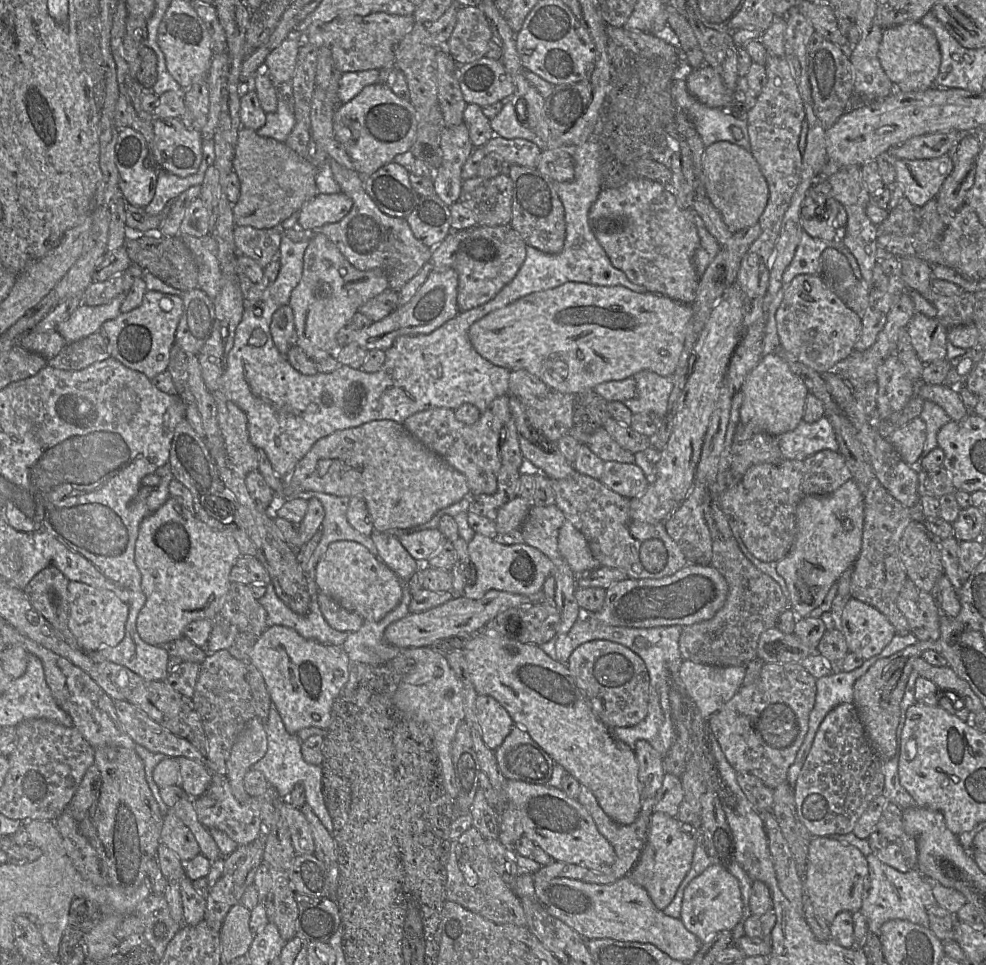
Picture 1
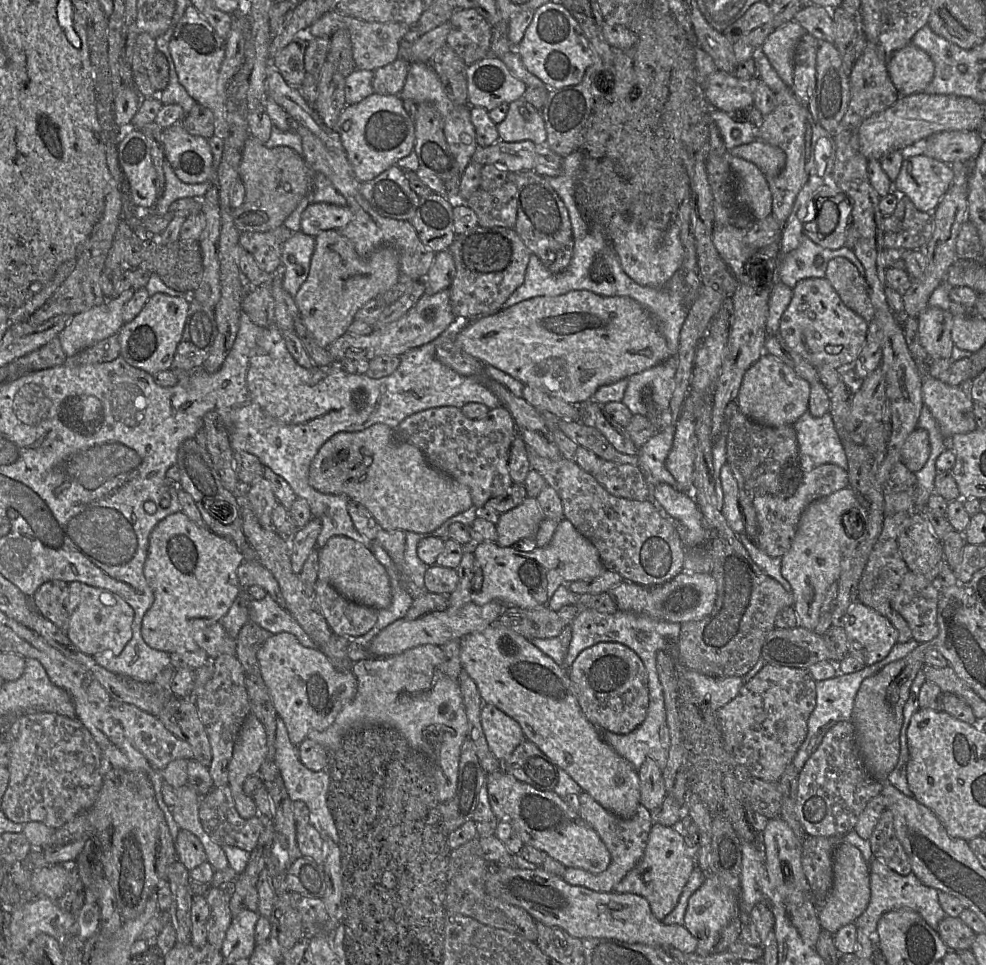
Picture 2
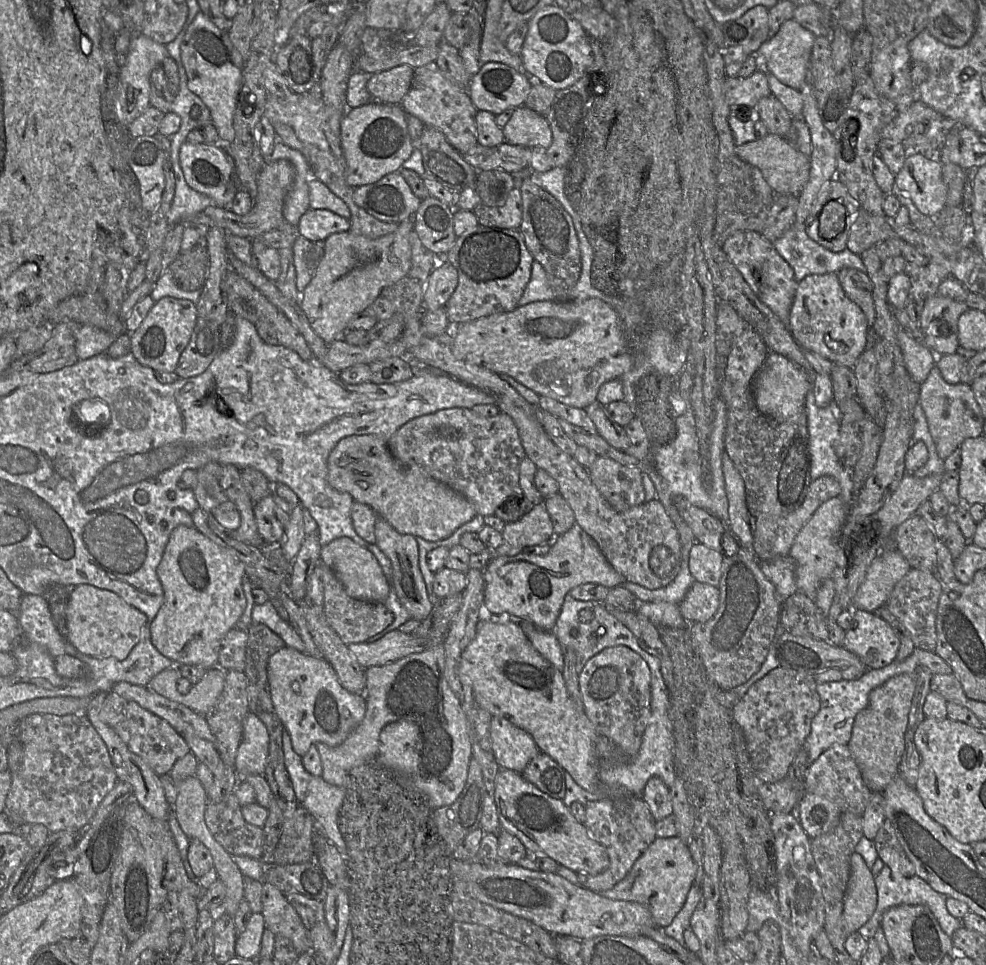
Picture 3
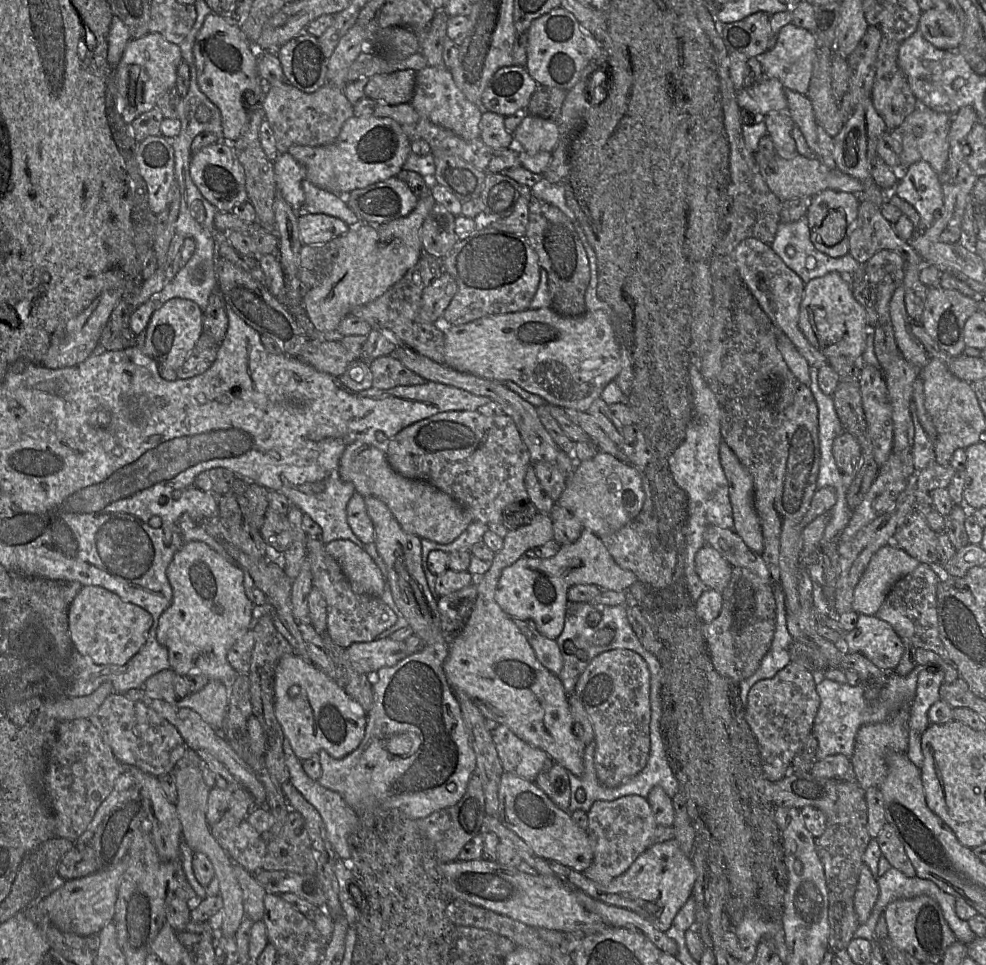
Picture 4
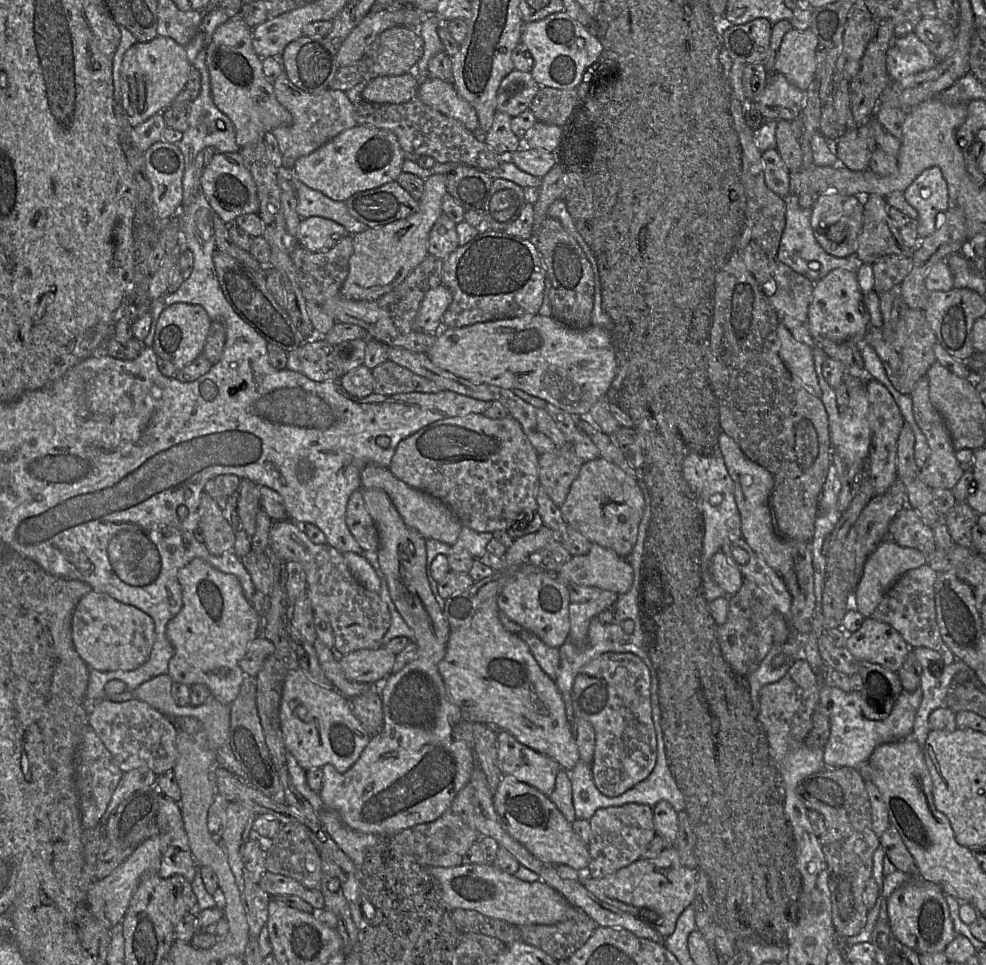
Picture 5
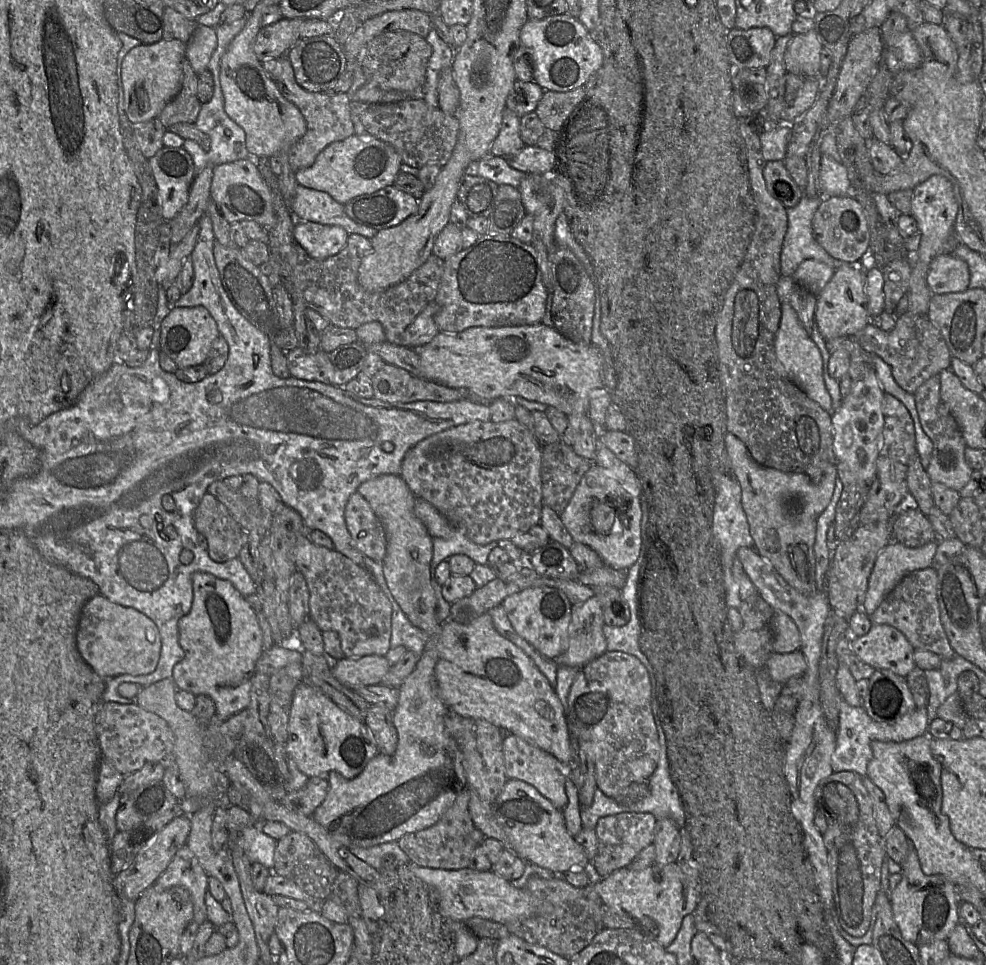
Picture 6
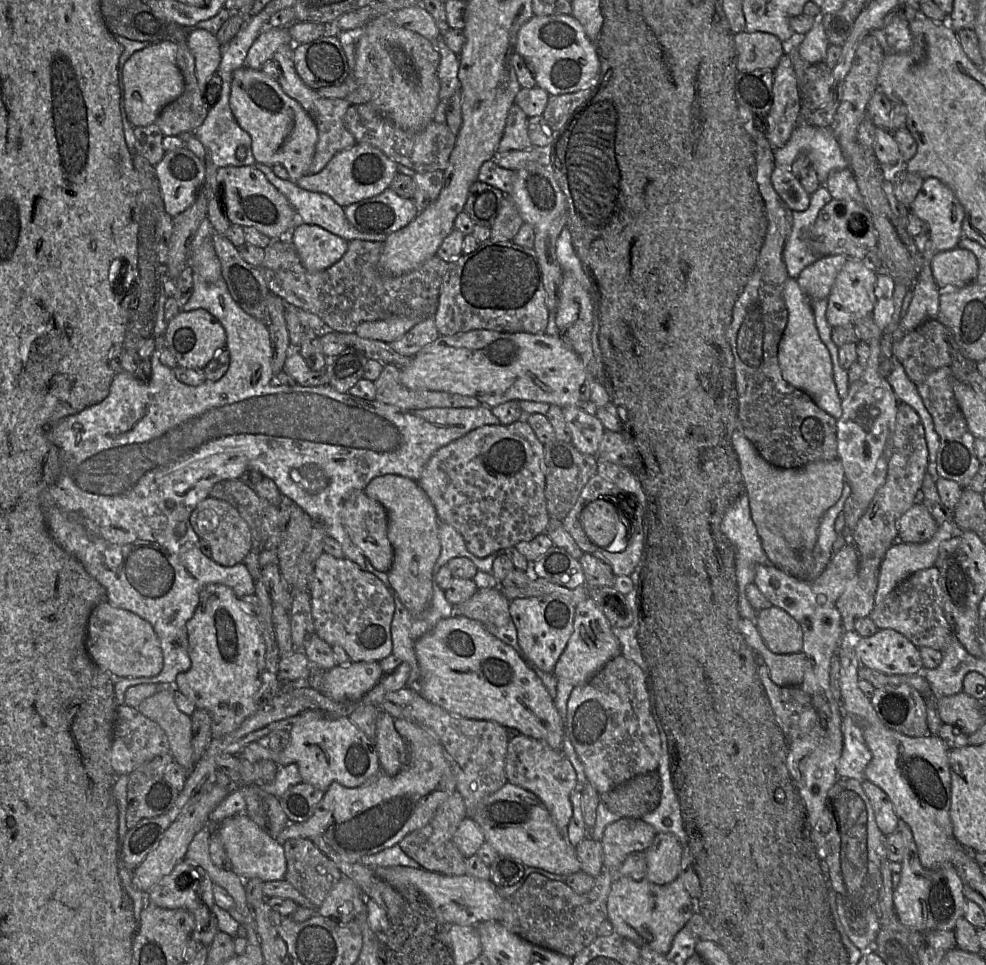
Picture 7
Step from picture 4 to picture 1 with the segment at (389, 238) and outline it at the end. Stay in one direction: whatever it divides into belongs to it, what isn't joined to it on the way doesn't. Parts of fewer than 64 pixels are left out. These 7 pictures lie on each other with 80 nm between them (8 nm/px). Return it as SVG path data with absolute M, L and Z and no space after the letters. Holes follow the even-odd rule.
M315 232L304 254L301 280L288 303L294 314L296 344L311 359L334 355L338 349L338 332L349 324L361 306L388 288L382 270L358 270L326 235Z

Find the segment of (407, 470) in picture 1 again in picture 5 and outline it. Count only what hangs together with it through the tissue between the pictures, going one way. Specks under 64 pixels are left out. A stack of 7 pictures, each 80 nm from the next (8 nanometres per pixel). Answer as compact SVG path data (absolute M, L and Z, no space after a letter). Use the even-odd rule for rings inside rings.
M369 464L361 471L361 488L382 489L392 500L405 524L417 531L425 539L434 539L445 544L454 544L463 528L462 523L452 510L441 500L428 493L410 487L389 470Z

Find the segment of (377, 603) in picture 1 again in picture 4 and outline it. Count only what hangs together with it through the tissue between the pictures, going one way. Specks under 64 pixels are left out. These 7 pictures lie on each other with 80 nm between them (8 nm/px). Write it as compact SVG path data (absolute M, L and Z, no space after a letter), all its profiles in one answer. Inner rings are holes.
M334 540L325 544L325 550L339 564L355 593L381 597L384 580L366 551L350 540Z

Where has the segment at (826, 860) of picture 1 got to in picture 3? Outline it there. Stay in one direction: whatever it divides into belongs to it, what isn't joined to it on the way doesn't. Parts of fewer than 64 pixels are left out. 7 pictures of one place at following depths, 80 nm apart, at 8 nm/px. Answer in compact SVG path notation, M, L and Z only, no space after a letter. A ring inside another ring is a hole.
M855 851L850 859L850 877L843 902L845 934L857 931L874 913L877 905L874 878L863 857Z

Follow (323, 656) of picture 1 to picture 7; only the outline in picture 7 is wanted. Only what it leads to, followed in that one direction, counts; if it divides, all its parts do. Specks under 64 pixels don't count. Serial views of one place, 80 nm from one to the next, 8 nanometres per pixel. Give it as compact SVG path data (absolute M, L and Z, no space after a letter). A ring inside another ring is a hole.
M304 711L294 717L294 723L290 728L289 743L277 758L277 772L279 767L296 764L303 782L309 783L321 791L325 791L333 782L347 788L359 787L377 775L380 772L380 764L373 740L357 728L348 717L327 719L322 715L319 711Z

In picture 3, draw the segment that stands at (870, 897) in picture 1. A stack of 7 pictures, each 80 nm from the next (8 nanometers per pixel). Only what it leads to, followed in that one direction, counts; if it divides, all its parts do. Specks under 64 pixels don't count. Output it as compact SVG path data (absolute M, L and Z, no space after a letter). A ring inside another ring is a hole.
M885 865L874 879L877 889L877 905L870 919L857 930L860 935L866 940L874 937L877 928L881 924L884 912L891 907L899 905L927 906L935 916L941 929L948 936L951 936L959 927L962 926L961 920L953 917L948 912L945 904L947 896L935 891L926 881L924 881L917 875L914 875L912 877L904 877L899 872L893 871L887 865Z

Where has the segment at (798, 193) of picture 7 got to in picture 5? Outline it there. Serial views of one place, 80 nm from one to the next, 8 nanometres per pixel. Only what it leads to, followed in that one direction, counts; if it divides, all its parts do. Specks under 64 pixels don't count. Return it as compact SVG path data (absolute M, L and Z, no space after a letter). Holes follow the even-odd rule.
M776 149L762 152L763 171L767 187L786 199L791 196L790 173Z

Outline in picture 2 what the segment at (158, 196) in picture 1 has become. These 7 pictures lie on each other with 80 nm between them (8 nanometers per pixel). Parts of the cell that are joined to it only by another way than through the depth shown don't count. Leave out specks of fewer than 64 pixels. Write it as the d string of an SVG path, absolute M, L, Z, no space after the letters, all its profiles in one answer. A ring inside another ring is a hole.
M166 160L163 164L165 175L165 186L163 193L157 199L155 206L151 210L151 214L164 214L167 212L171 203L178 199L188 197L203 197L213 182L203 182L198 184L188 184L182 182L171 165Z

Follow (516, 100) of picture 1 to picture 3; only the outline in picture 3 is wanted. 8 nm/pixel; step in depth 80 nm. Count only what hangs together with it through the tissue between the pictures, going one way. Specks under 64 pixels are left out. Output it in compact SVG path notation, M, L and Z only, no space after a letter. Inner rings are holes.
M525 105L513 110L502 130L505 142L512 145L547 149L552 142L551 127L545 116Z

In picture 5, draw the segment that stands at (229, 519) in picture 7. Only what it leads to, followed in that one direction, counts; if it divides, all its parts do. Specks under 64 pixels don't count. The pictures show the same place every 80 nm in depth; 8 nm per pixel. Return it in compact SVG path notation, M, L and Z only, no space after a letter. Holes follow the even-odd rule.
M205 491L201 497L198 513L199 528L203 531L204 544L209 553L218 556L233 551L236 533L227 519L225 511Z

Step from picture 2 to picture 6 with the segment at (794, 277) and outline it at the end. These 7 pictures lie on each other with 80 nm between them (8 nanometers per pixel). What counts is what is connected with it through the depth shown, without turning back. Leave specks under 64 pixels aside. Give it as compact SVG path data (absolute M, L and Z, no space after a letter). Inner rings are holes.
M824 195L816 198L803 197L795 207L787 209L788 230L781 251L781 274L790 276L806 260L822 262L833 269L846 264L831 257L815 240L813 218Z

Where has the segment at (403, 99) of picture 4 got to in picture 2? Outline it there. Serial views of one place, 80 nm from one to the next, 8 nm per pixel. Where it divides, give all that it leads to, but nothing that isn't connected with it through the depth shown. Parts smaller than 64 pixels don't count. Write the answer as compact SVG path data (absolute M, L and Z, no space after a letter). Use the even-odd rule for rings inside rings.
M398 58L393 63L374 71L374 93L399 96L402 92L411 63Z

